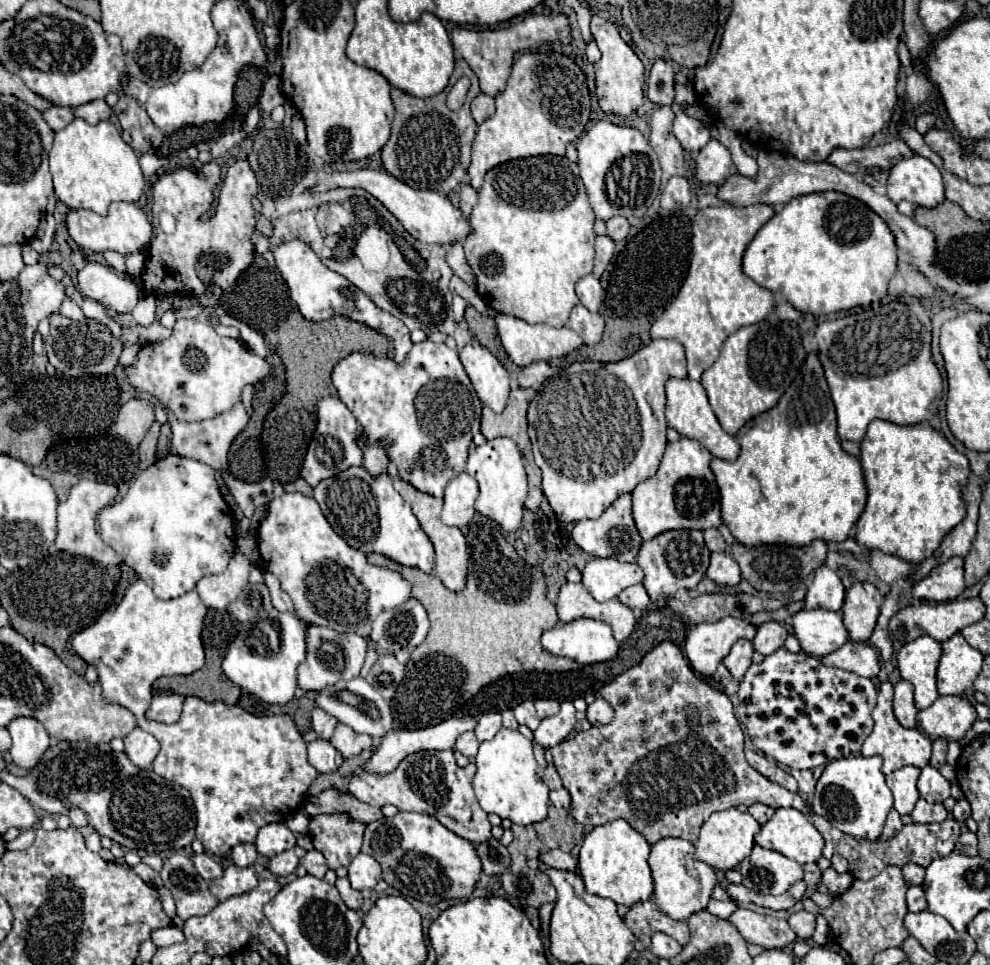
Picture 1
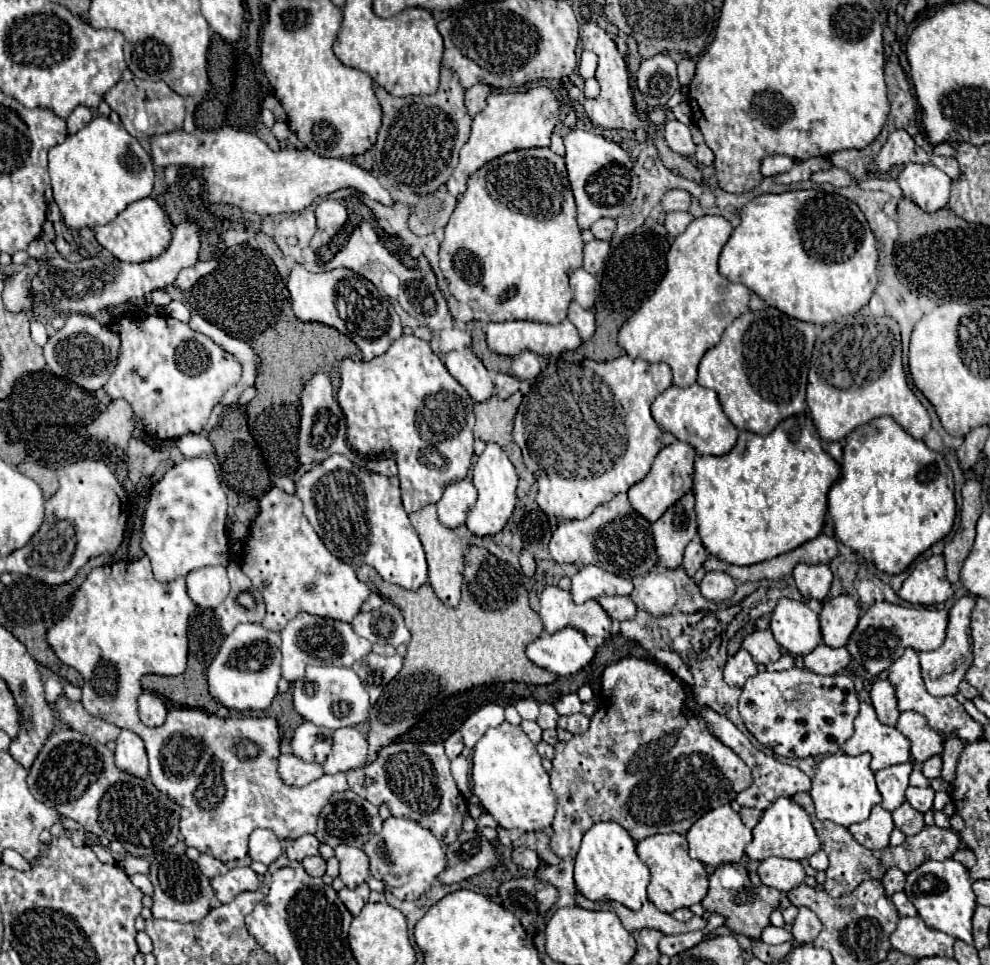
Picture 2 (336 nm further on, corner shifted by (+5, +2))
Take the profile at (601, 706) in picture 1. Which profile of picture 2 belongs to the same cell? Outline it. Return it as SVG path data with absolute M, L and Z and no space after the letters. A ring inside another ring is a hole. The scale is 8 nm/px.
M572 713L572 715L560 717L558 727L576 735L576 733L584 733L588 729L588 723L590 723L590 719L584 713Z

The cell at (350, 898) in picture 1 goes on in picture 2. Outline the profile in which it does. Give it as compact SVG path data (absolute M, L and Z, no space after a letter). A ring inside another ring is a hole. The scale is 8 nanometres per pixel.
M362 883L362 885L356 887L356 889L344 887L344 889L338 893L338 897L342 899L342 903L348 907L348 911L350 911L352 915L358 915L358 913L360 913L360 909L362 909L362 907L366 905L366 901L368 901L368 895L370 895L370 889L368 889L366 883Z

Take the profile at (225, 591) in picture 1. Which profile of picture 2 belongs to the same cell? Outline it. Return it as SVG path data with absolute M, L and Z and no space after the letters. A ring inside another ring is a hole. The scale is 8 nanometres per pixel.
M202 567L196 571L190 571L186 575L186 587L190 599L198 607L218 607L228 591L230 583L226 577L226 567Z

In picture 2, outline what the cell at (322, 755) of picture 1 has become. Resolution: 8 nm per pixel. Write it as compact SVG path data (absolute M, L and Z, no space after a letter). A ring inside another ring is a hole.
M280 755L278 775L290 787L304 787L312 783L314 779L322 777L324 771L322 771L322 765L318 763L304 763L302 759L296 759L294 755Z

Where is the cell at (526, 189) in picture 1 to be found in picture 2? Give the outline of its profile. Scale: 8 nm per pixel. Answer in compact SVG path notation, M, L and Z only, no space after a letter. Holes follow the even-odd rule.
M522 149L522 151L506 153L506 155L490 161L490 163L486 163L474 175L468 177L466 191L458 199L458 205L456 205L452 217L450 217L448 225L444 227L444 239L440 243L440 269L442 269L442 275L448 283L450 293L458 301L470 305L472 311L474 311L474 319L480 321L480 323L526 319L526 321L556 325L556 323L566 319L566 311L568 311L568 305L572 301L572 289L568 285L568 273L582 267L582 247L584 247L584 243L582 243L582 237L580 237L580 229L576 225L576 203L574 203L572 189L570 189L570 183L568 183L564 157L556 155L552 149Z

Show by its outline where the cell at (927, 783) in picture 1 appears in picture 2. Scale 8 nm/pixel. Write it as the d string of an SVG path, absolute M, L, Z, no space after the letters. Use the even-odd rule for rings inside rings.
M908 787L906 789L906 801L920 813L926 813L932 809L932 799L934 799L934 789L922 789L922 787Z

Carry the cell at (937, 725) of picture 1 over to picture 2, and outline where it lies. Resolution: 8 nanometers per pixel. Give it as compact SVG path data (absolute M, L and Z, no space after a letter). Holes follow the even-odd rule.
M904 711L898 717L896 729L910 739L910 757L914 763L924 763L926 759L940 755L944 739L938 731L932 731L926 723L924 717L916 711Z

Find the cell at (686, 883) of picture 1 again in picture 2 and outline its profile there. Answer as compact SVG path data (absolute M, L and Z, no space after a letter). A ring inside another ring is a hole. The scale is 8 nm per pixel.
M668 833L668 835L652 835L636 845L638 857L646 863L652 873L648 885L648 899L664 913L672 913L680 907L690 907L700 903L708 891L708 871L706 867L688 855L688 843L684 835Z

